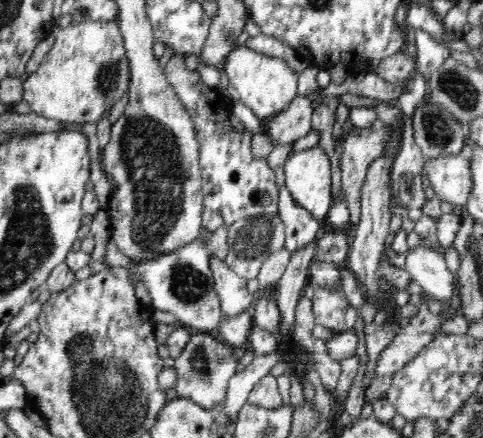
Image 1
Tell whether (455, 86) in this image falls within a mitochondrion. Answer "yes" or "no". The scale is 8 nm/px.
yes

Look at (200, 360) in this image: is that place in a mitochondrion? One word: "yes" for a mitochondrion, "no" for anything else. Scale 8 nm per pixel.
yes

